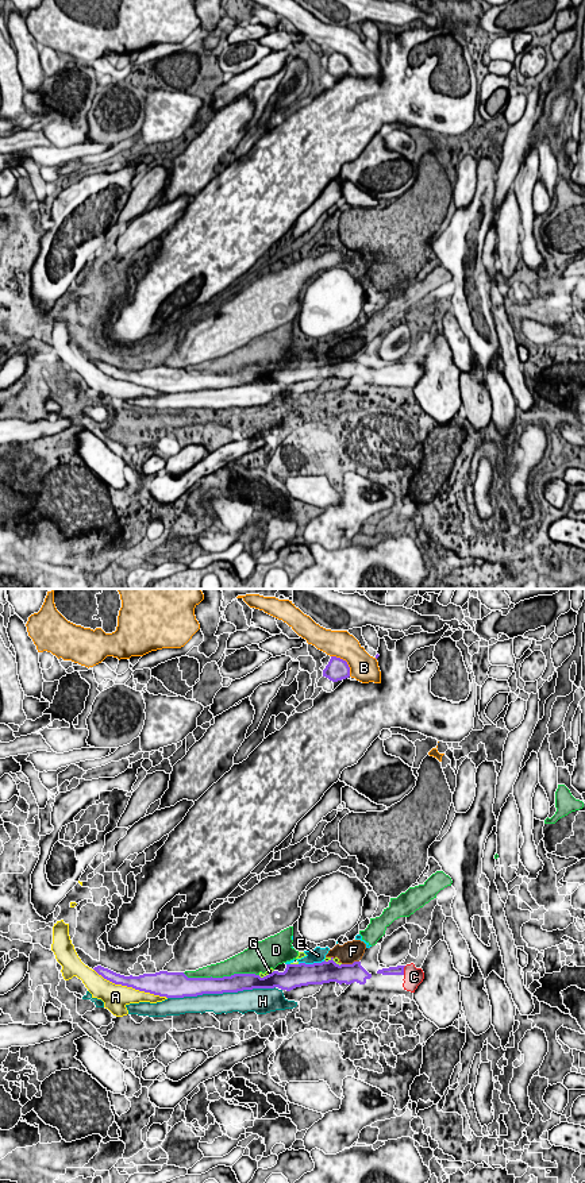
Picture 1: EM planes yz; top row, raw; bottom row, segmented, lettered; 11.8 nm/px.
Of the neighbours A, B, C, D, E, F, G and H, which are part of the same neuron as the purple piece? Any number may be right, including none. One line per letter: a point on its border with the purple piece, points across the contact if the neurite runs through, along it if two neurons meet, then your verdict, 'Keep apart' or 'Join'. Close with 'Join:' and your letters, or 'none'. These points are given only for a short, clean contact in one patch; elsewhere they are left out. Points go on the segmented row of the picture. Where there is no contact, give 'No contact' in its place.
A: Touches purple at yz (130, 986). Keep apart
B: Touches purple at yz (346, 662). Keep apart
C: Touches purple at yz (403, 970). Path across: yz (399, 970), (403, 970), (414, 977). Join
D: Touches purple at yz (220, 978). Keep apart
E: Touches purple at yz (311, 964). Boundary: yz (324, 960), (299, 964). Keep apart
F: Touches purple at yz (350, 964). Boundary: yz (358, 960), (342, 964). Keep apart
G: Touches purple at yz (333, 960). Keep apart
H: Touches purple at yz (220, 993). Keep apart
Join: C

